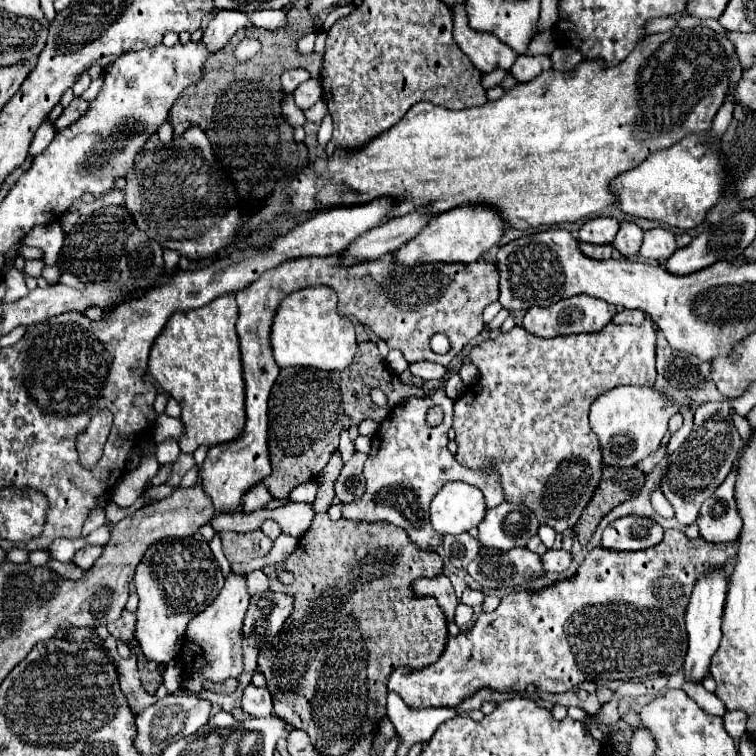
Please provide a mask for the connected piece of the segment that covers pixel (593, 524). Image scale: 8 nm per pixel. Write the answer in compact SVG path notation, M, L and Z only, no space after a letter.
M603 467L601 483L589 501L589 507L577 521L575 535L581 545L587 545L593 537L599 521L619 503L635 497L645 483L645 473L635 467Z

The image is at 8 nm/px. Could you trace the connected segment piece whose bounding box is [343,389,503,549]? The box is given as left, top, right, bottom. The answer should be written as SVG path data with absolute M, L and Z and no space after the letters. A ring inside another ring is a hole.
M437 389L431 399L409 397L399 403L389 417L379 425L377 433L371 437L371 453L365 461L365 495L353 503L347 503L343 509L345 519L357 521L387 521L407 531L411 541L421 549L435 549L441 543L441 535L431 531L429 523L429 503L433 495L449 481L463 481L483 491L485 505L497 507L503 501L501 485L479 471L469 471L459 465L449 453L447 431L453 423L453 399L447 397L445 389ZM439 405L445 413L445 419L437 427L429 427L425 413L429 407Z

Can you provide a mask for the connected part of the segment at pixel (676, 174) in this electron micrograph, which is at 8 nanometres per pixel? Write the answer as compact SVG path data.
M709 133L687 135L685 139L681 139L681 143L675 143L669 149L661 149L661 151L655 151L653 155L649 155L649 159L645 159L645 163L641 163L637 169L631 169L625 175L619 175L611 185L619 193L621 209L629 215L657 219L659 223L679 227L685 231L701 225L705 219L705 213L719 201L721 191L723 191L723 179L725 179L725 173L721 169L719 159L717 159L717 147L715 147L715 153L709 153L703 147L707 135Z

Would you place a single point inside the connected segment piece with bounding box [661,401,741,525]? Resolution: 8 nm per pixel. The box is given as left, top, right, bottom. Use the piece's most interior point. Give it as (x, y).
(698, 467)

